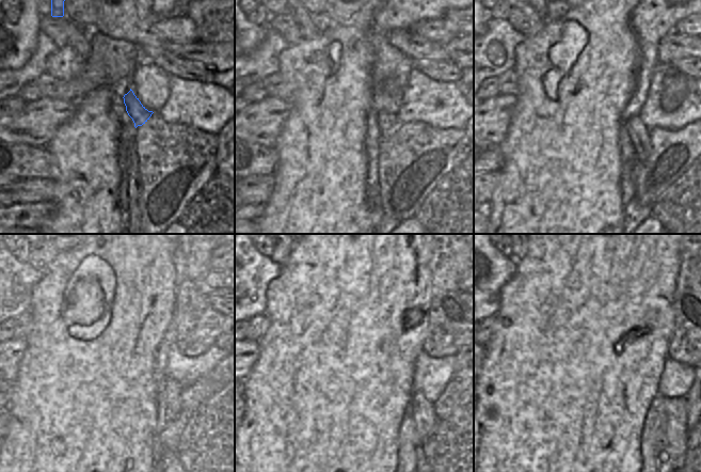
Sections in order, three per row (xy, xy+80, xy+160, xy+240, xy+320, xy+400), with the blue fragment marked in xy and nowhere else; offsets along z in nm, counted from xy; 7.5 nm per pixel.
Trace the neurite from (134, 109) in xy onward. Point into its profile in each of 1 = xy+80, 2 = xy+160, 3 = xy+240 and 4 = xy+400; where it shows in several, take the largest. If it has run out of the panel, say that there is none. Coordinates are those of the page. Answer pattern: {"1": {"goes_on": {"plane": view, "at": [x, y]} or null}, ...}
{"1": {"goes_on": {"plane": "xy+80", "at": [388, 123]}}, "2": {"goes_on": {"plane": "xy+160", "at": [638, 132]}}, "3": {"goes_on": {"plane": "xy+240", "at": [176, 420]}}, "4": {"goes_on": {"plane": "xy+400", "at": [674, 443]}}}

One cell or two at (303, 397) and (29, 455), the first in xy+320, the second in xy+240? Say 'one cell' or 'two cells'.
one cell

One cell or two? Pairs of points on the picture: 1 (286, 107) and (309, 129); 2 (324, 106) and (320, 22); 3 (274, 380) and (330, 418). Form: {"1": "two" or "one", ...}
{"1": "two", "2": "two", "3": "one"}

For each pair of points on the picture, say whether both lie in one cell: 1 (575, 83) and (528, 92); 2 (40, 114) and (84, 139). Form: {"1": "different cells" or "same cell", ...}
{"1": "same cell", "2": "different cells"}

